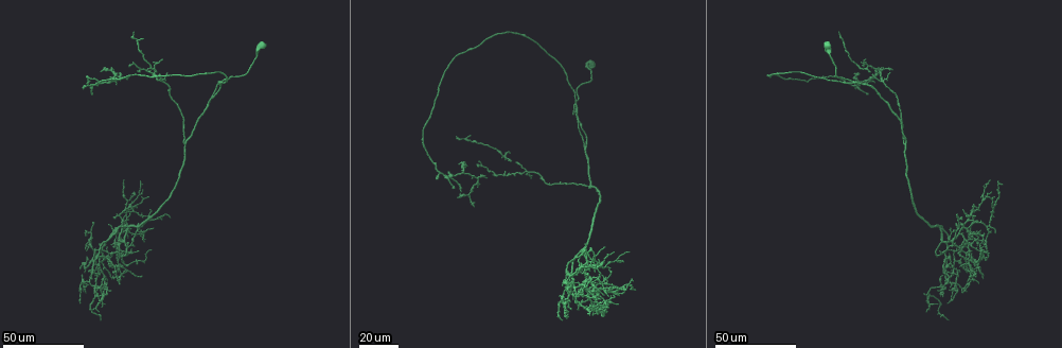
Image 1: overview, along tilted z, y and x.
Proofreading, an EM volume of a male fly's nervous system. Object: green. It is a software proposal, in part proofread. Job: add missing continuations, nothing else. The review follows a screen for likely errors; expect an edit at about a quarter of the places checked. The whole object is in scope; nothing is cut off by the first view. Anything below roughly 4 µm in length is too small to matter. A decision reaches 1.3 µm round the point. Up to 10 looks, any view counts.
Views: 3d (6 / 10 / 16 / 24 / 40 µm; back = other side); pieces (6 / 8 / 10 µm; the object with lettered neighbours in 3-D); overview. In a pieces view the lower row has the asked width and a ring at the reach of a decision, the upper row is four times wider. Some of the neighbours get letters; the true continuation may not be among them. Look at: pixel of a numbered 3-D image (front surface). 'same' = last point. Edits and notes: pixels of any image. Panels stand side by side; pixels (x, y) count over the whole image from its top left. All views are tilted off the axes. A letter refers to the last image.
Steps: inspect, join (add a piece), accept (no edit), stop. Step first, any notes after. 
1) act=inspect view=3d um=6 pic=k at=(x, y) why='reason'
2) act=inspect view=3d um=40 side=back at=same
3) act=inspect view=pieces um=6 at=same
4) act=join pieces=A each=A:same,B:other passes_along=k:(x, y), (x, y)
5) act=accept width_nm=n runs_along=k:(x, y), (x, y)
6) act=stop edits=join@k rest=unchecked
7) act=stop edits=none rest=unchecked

act=inspect view=3d um=40 pic=1 at=(472, 204) why='end of a long branch'

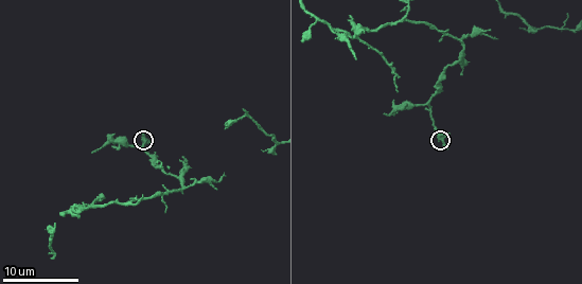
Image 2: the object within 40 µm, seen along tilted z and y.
act=inspect view=pieces um=8 pic=2 at=(444, 145)

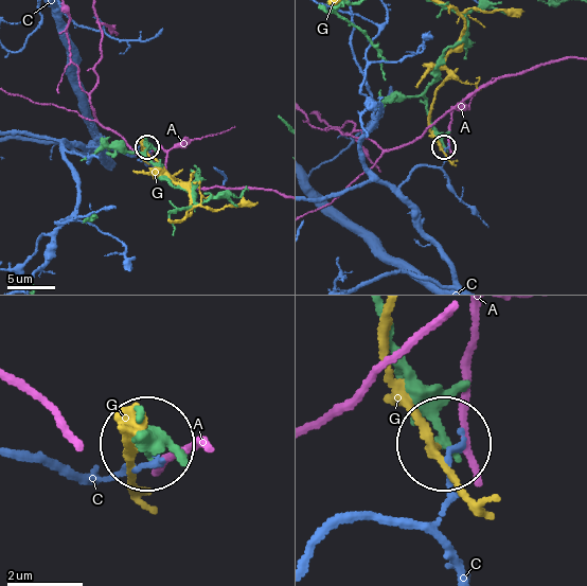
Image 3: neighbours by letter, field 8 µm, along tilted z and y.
act=accept each=A:other,C:other,G:other runs_along=3:(384, 317), (408, 402), (443, 437) found='none of them fits'

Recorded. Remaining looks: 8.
act=inspect view=3d um=40 pic=1 at=(865, 58) why='thin end'

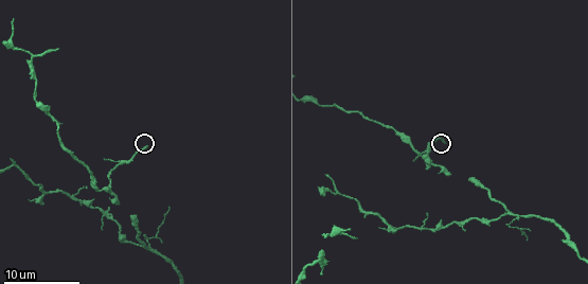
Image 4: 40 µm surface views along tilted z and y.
act=inspect view=pieces um=10 pic=4 at=(148, 146) why='see the neighbours'

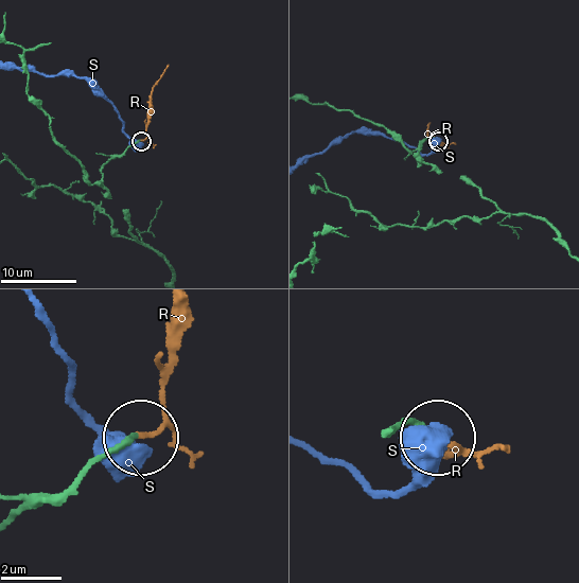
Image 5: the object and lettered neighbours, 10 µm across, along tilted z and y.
act=join pieces=R each=R:same,S:other passes_along=5:(58, 497), (160, 423), (170, 310) found='the neuron continues'

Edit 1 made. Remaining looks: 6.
act=inspect view=pieces um=6 pic=4 at=(15, 18) why='an open end'

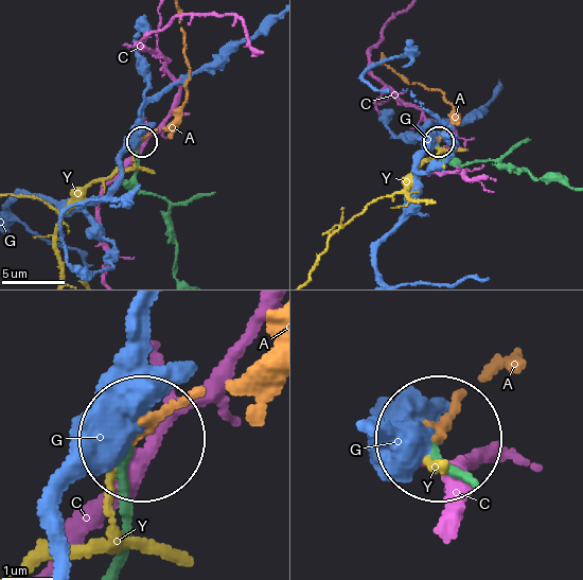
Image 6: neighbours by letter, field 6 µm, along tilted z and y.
act=join pieces=A each=A:same,C:other,G:other,Y:other passes_along=6:(123, 561), (134, 443), (183, 397), (244, 371), (267, 320) found='the neuron continues'

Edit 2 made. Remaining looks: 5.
act=inspect view=pieces um=8 pic=4 at=(58, 50)

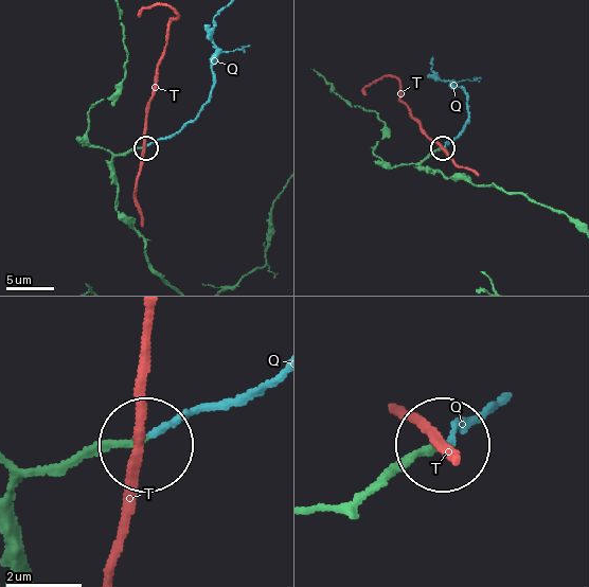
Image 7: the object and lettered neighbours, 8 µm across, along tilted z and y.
act=join pieces=Q each=Q:same,T:other found='the neuron continues'

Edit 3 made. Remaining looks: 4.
act=inspect view=overview

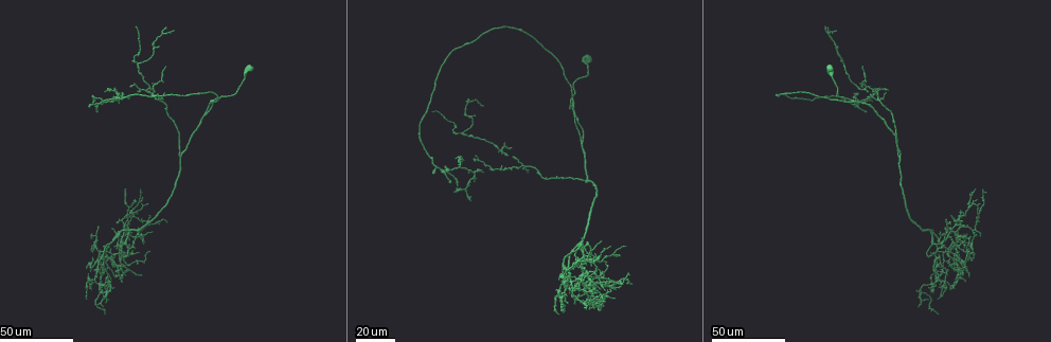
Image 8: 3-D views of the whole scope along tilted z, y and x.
act=inspect view=3d um=40 pic=8 at=(835, 29) why='an open end'

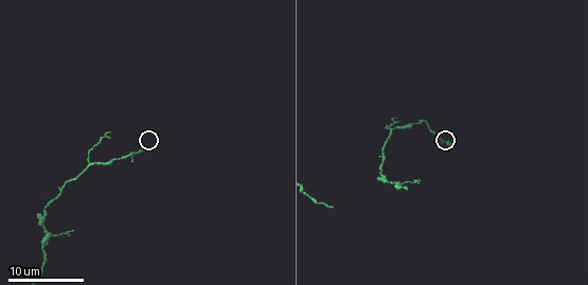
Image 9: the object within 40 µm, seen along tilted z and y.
act=inspect view=pieces um=6 pic=9 at=(149, 149) why='see the neighbours'

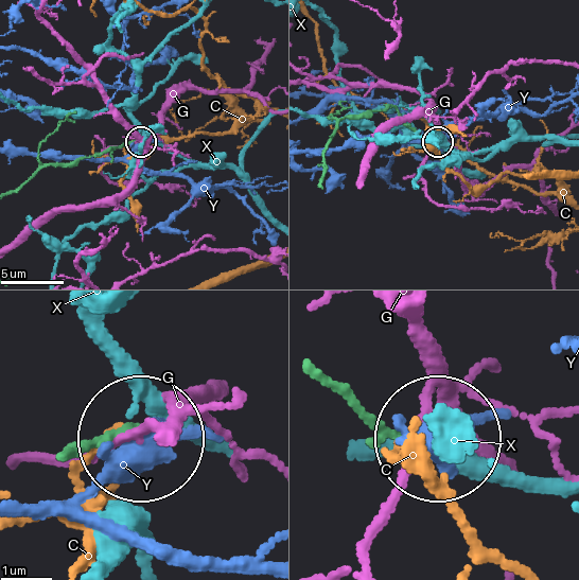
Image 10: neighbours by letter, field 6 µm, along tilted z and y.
act=accept width_nm=280 each=C:other,G:other,X:other,Y:other found='none of them fits'

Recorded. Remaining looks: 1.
act=stop edits=join@5,join@6,join@7 rest=unchecked

